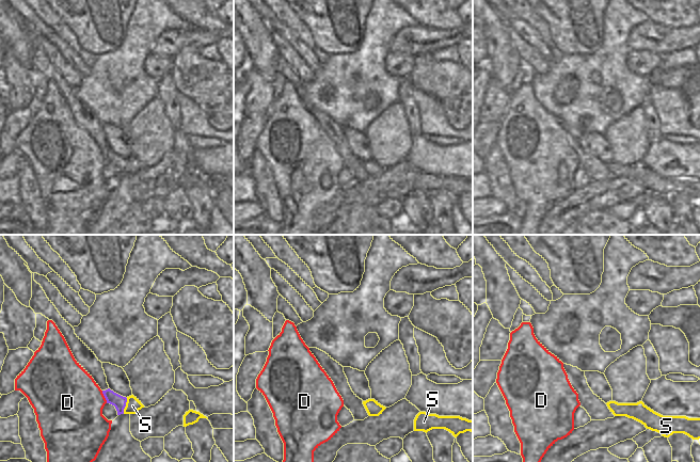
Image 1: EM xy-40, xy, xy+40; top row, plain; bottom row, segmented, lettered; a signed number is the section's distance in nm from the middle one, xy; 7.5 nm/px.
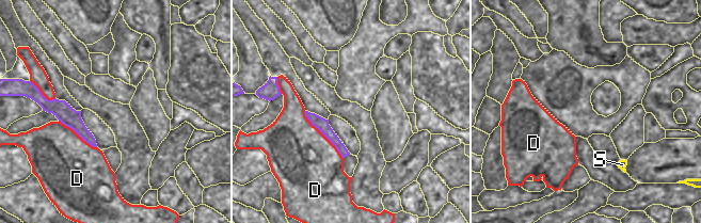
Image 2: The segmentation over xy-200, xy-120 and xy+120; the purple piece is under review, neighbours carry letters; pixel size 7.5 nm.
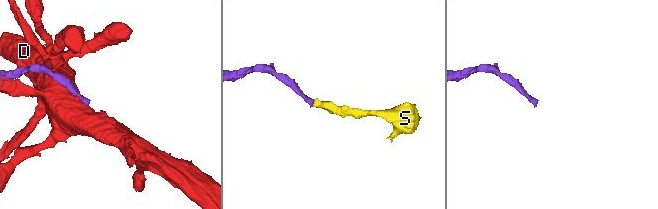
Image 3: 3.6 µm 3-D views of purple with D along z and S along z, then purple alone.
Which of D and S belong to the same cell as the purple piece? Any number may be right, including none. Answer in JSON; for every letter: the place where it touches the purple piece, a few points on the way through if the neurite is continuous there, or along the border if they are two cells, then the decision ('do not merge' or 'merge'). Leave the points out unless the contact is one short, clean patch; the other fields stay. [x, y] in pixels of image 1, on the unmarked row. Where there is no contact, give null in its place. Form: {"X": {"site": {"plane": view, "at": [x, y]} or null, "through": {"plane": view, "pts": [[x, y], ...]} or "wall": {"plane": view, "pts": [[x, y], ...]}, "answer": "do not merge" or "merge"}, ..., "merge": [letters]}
{"D": {"site": {"plane": "xy-40", "at": [105, 158]}, "answer": "do not merge"}, "S": {"site": {"plane": "xy-40", "at": [125, 166]}, "through": {"plane": "xy-40", "pts": [[118, 162], [125, 166], [132, 166]]}, "answer": "merge"}, "merge": ["S"]}

